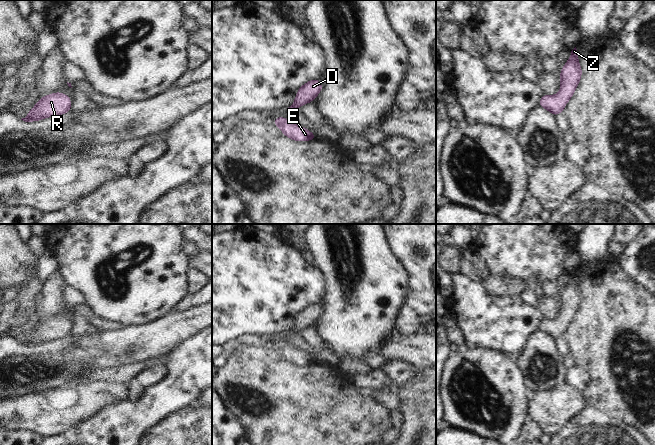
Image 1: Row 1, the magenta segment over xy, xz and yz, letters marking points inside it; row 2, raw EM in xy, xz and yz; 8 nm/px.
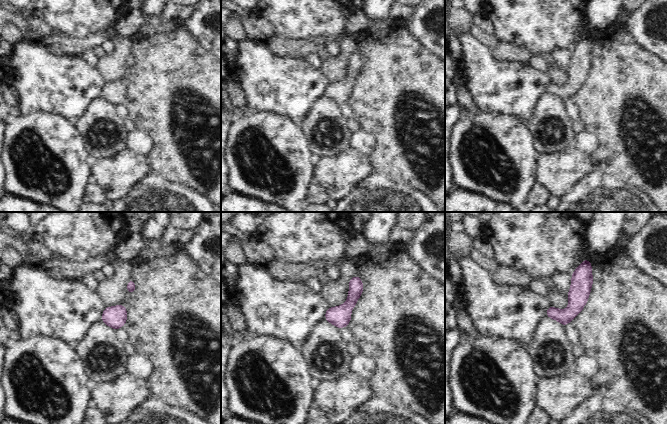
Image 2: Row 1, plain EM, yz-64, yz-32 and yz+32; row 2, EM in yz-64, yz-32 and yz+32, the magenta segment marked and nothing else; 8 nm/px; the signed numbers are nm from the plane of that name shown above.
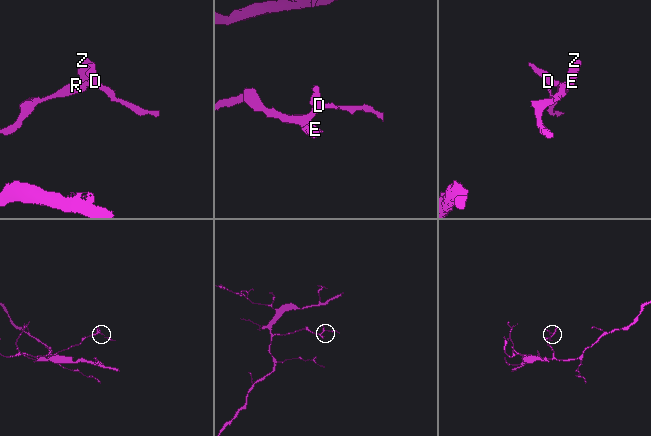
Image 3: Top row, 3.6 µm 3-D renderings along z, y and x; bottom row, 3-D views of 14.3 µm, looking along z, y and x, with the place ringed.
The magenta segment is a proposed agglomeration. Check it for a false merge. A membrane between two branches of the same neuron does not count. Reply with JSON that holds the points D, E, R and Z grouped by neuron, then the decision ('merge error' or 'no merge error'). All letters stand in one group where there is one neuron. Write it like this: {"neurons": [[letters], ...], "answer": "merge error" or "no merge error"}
{"neurons": [["D", "E", "R", "Z"]], "answer": "no merge error"}

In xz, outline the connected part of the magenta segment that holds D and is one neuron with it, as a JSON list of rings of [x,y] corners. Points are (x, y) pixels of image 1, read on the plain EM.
[[[311,304],[308,305],[306,308],[302,309],[297,318],[295,325],[293,328],[288,332],[299,333],[299,331],[303,328],[307,328],[312,326],[316,320],[322,314],[322,308],[320,304]]]

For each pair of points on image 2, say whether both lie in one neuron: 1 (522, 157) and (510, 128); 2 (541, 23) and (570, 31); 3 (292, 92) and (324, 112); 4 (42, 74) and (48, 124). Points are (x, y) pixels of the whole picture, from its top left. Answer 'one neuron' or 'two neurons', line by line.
1: one neuron
2: one neuron
3: two neurons
4: two neurons

